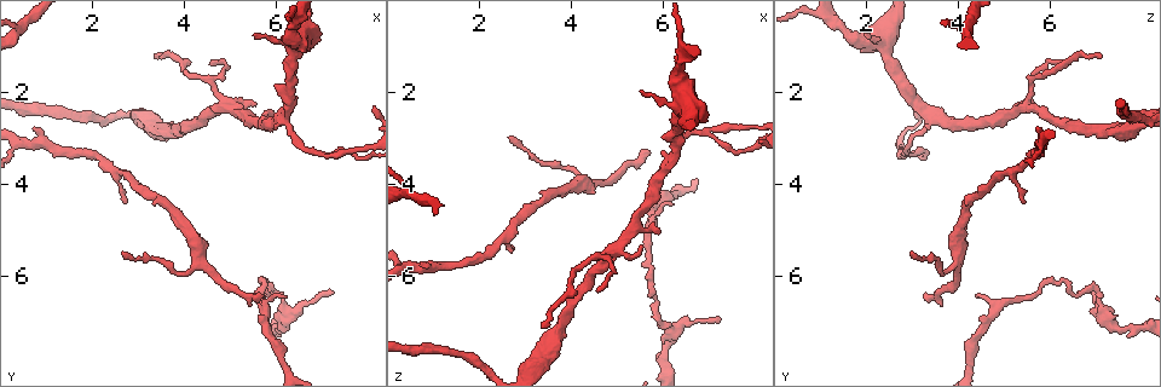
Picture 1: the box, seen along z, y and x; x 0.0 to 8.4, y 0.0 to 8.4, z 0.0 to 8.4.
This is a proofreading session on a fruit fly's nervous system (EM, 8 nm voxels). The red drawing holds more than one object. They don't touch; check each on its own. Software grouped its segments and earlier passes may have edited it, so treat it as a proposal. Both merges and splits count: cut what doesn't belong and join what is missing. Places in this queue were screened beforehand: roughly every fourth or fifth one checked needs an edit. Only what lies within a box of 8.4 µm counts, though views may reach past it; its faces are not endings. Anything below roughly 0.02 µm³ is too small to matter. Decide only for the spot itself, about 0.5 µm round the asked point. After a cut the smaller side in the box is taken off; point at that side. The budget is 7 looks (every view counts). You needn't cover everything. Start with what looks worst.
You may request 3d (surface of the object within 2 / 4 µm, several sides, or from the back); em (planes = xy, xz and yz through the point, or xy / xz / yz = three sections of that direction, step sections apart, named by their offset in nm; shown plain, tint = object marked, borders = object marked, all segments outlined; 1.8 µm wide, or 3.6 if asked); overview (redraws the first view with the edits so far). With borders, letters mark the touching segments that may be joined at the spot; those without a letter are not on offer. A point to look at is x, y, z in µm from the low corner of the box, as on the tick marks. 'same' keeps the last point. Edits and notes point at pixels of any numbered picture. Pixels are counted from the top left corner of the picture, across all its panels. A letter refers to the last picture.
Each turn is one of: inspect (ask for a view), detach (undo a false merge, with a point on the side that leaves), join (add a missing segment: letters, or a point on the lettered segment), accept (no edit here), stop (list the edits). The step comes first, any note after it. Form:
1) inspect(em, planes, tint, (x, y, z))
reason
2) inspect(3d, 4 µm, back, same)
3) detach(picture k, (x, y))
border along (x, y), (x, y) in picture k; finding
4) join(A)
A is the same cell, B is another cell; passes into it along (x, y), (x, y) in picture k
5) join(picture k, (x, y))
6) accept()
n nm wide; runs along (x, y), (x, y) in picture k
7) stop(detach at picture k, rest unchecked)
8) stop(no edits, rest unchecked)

inspect(3d, 4 µm, back, (5.65, 6.35, 3.30))
free end

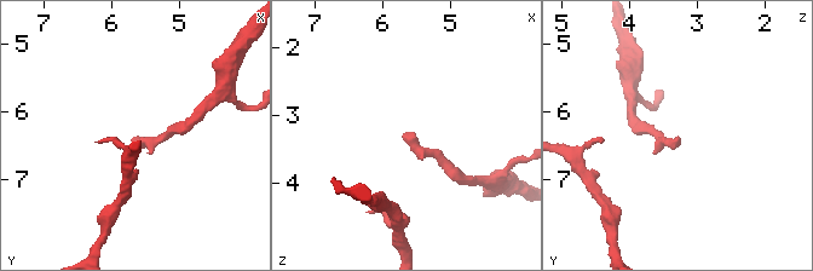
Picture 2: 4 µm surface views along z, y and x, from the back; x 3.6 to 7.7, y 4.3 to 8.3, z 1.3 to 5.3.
inspect(em, 3.6 µm, yz, step 8, borders, (5.70, 6.40, 3.25))
now the EM

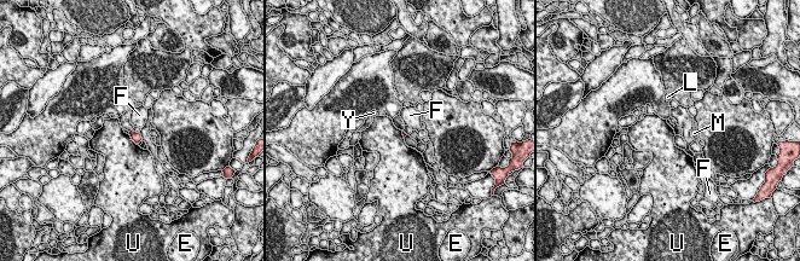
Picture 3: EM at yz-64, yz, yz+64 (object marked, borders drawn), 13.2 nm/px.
inspect(em, 3.6 µm, planes, borders, same)

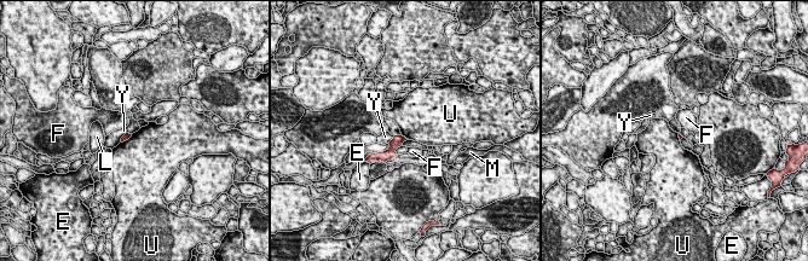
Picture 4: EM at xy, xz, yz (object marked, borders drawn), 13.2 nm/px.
join(M)
M is the same cell, E, F, L, U and Y are other cells; passes into it along (397, 141), (394, 156), (405, 157) in picture 4; the neuron continues

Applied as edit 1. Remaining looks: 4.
inspect(overview)

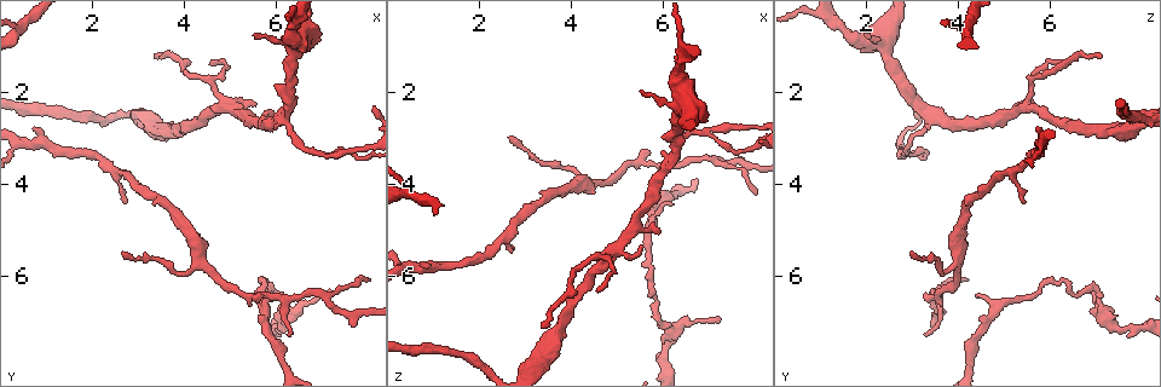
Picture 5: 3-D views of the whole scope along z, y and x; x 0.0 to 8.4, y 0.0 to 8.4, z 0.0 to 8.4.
inspect(3d, 2 µm, (6.10, 6.45, 7.10))
thick turns thin

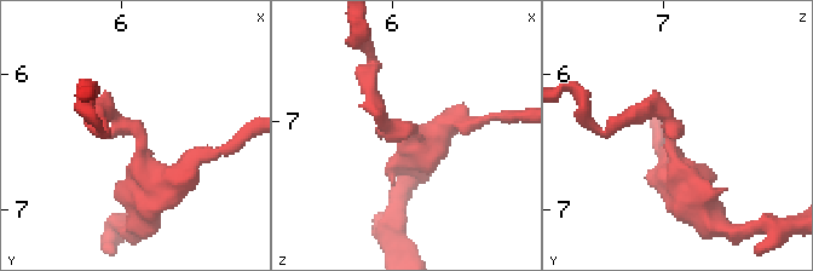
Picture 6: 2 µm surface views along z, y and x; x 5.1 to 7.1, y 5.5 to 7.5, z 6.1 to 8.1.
inspect(em, 3.6 µm, planes, borders, (6.14, 6.48, 7.10))
now the EM

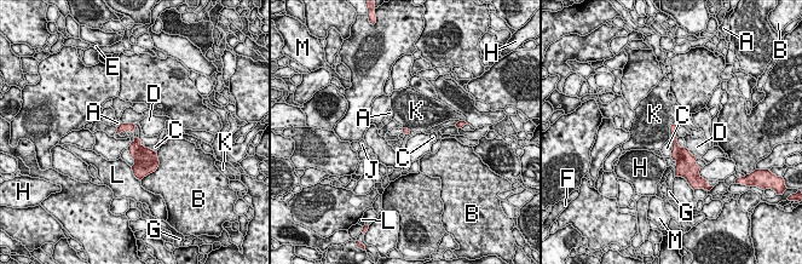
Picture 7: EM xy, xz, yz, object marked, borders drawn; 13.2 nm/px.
accept()
A, B, C, D, E, F, G, H, J, K, L and M are other cells; border along (132, 142), (127, 148) in picture 7; one neuron here

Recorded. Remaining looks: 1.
stop(join at picture 4, rest unchecked)

